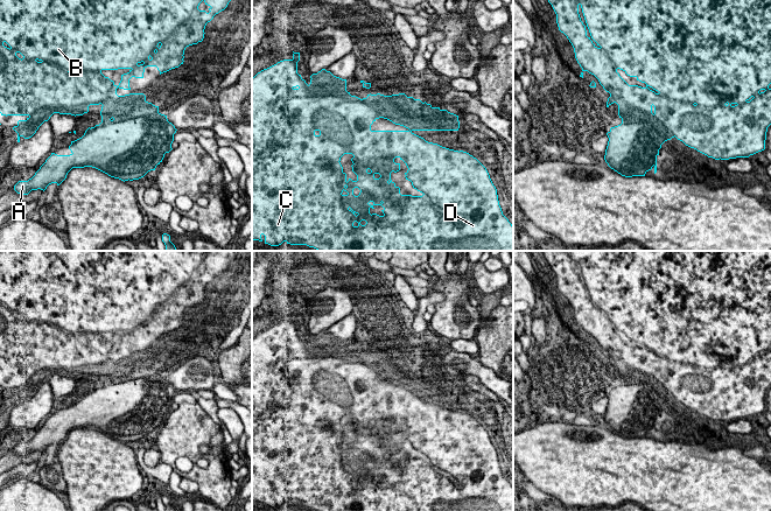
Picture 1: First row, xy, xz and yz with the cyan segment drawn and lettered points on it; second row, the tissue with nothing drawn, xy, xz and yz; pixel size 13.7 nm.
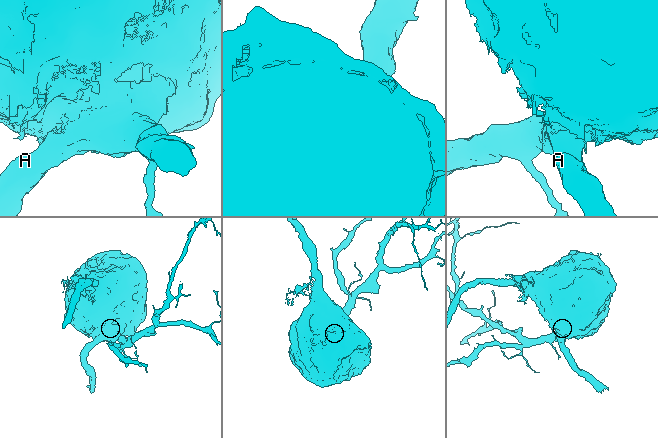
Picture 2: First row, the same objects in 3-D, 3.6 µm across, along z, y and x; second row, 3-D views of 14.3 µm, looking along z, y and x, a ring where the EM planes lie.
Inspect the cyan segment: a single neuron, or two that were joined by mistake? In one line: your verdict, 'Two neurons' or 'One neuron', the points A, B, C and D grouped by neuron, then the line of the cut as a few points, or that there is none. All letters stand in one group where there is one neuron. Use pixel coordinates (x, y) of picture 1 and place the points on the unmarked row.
Two neurons. Groups: A / B C D. Split along yz (617, 361), (623, 359), (632, 368), (651, 368)

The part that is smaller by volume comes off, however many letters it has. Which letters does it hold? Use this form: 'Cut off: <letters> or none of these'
Cut off: A

